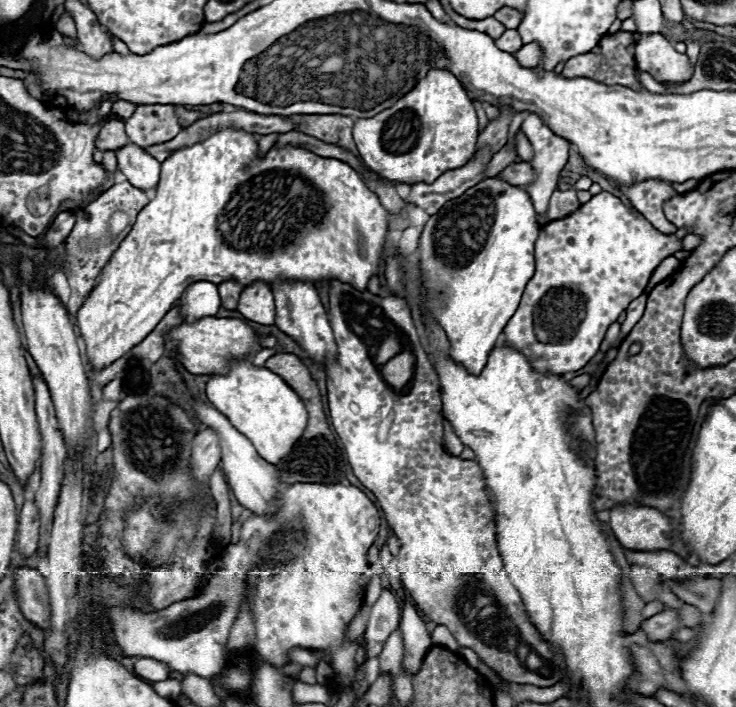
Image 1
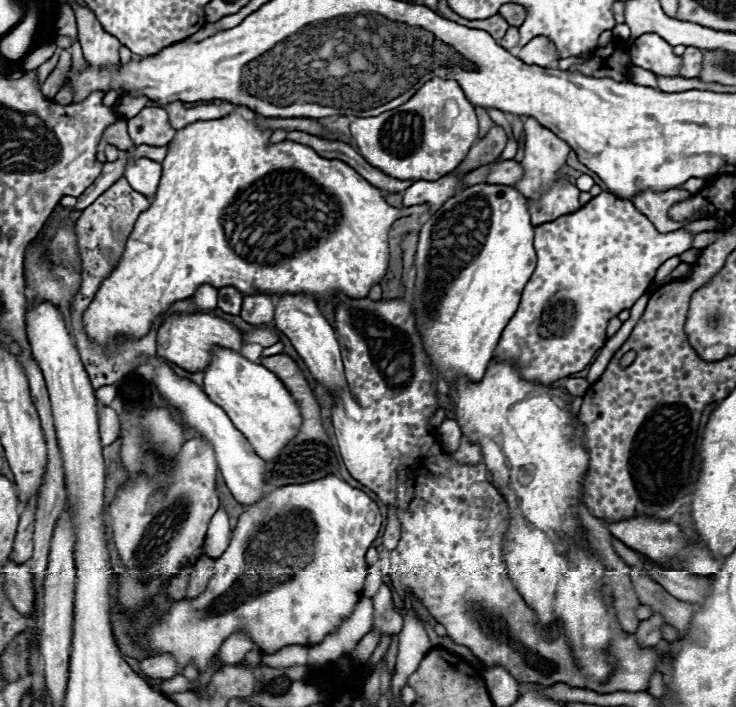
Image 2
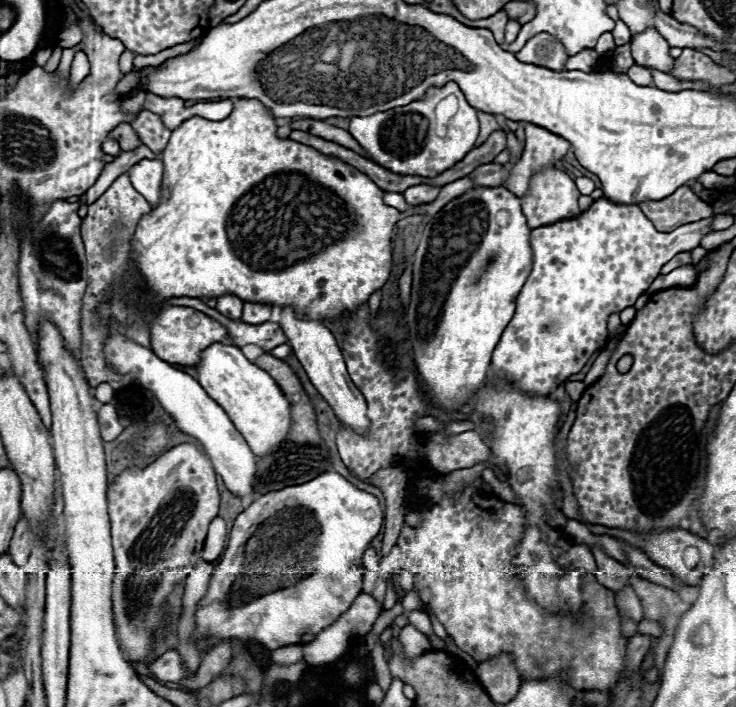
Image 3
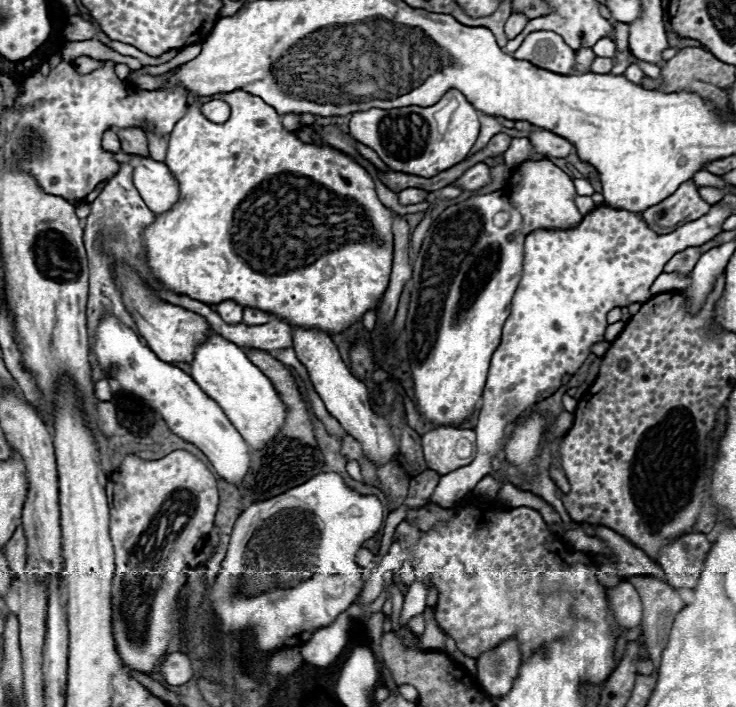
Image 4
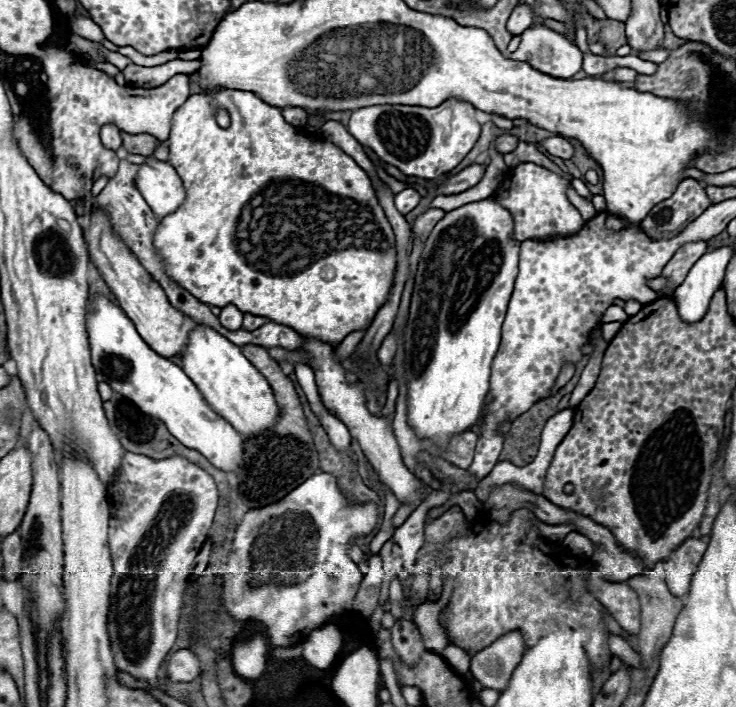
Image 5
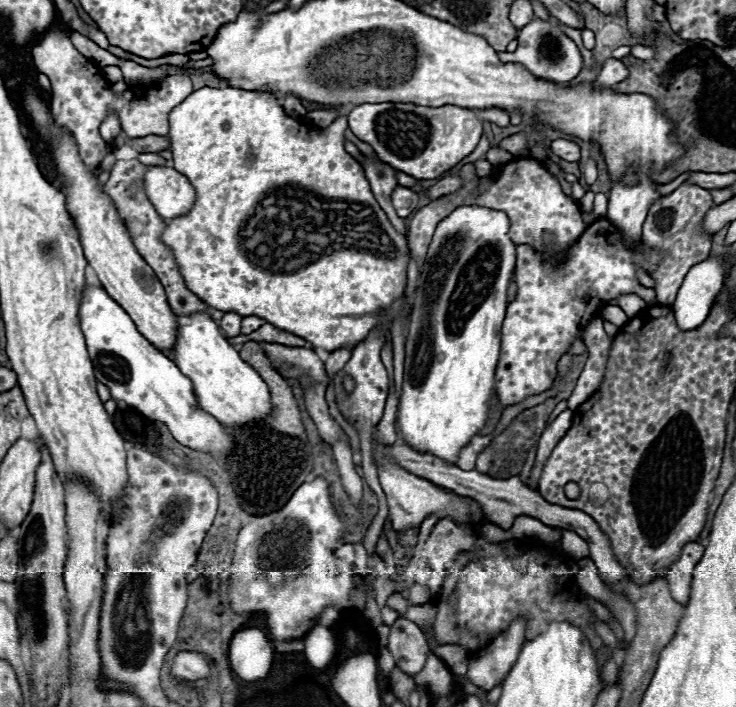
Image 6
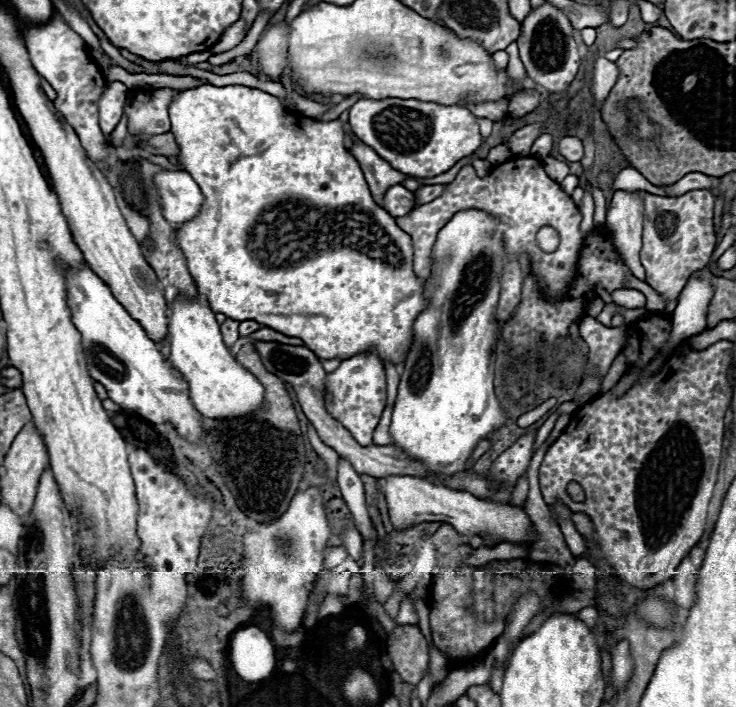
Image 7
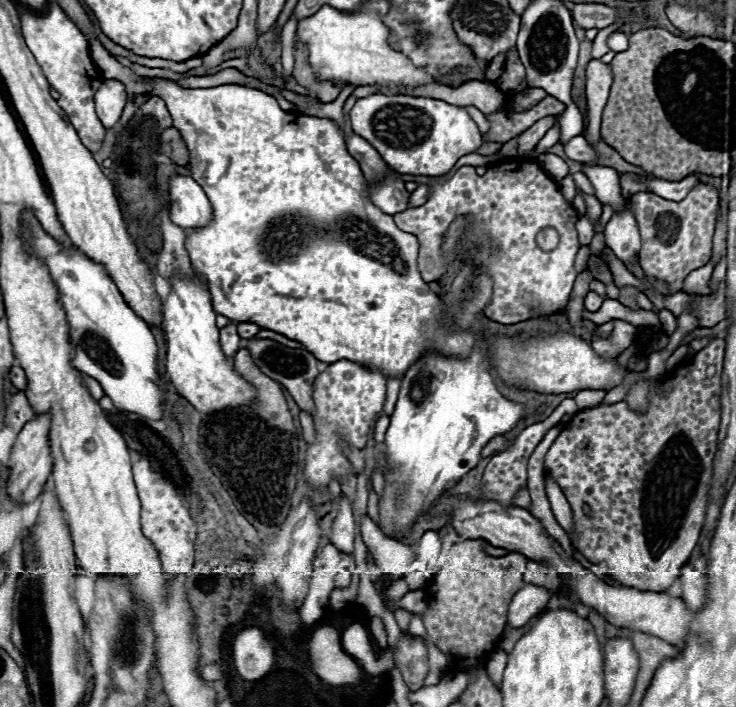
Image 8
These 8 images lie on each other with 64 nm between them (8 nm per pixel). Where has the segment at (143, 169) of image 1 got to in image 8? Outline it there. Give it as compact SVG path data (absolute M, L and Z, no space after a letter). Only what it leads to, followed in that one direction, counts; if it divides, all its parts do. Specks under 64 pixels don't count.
M190 176L170 178L170 218L182 228L204 228L212 220L212 204Z

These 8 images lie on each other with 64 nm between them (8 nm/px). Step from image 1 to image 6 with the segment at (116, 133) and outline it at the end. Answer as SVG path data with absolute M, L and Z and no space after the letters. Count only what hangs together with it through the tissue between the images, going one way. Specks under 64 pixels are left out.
M150 134L144 138L132 138L130 146L138 148L140 152L162 152L162 150L170 150L170 138Z

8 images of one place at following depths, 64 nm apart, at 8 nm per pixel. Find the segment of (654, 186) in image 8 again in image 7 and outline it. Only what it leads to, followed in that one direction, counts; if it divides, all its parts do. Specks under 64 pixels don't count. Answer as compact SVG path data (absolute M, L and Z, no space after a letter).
M690 172L682 180L678 180L676 184L662 184L660 188L666 190L666 196L676 198L676 196L682 196L690 190L700 190L700 188L712 190L716 184L718 184L718 178L714 178L714 176L704 176L700 172Z

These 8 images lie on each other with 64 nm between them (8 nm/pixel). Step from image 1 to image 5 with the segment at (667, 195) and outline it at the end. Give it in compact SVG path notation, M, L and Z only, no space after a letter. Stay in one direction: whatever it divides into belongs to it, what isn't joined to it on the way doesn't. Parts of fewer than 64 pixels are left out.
M686 178L678 184L678 188L674 190L674 194L662 202L658 202L648 216L642 222L642 230L646 232L646 236L650 238L670 238L676 236L678 232L682 232L690 222L694 222L708 206L712 206L712 200L706 196L706 190L700 182L696 182L694 178Z

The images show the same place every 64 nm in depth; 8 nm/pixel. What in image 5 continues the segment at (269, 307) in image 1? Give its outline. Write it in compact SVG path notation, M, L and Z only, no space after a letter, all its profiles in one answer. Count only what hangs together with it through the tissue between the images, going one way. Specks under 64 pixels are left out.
M244 314L244 324L242 324L242 328L244 328L244 330L248 330L248 332L252 332L252 330L260 328L262 324L266 324L266 322L268 322L268 320L266 320L266 318L262 318L262 316Z

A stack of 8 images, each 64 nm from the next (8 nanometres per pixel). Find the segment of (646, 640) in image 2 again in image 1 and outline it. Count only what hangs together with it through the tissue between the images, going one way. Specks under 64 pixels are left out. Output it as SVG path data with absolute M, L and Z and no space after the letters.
M664 610L664 612L660 612L660 614L656 614L656 616L648 618L648 620L644 620L640 628L642 628L642 632L646 634L646 638L650 642L668 640L670 634L680 628L680 618L672 610Z

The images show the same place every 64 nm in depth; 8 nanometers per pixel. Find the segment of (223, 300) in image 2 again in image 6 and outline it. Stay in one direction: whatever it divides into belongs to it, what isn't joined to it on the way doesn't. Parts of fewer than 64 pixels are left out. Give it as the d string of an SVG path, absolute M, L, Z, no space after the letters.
M226 312L224 314L224 318L220 322L220 328L222 328L222 332L224 332L224 336L228 340L230 338L236 338L240 334L240 322L242 322L242 318L236 316L236 314L232 314L232 312Z

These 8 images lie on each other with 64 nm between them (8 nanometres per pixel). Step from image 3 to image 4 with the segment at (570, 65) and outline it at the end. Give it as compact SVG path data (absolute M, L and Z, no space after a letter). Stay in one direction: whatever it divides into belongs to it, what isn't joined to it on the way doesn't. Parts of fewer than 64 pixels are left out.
M581 47L576 54L575 70L587 73L594 58L596 58L596 55L592 49Z

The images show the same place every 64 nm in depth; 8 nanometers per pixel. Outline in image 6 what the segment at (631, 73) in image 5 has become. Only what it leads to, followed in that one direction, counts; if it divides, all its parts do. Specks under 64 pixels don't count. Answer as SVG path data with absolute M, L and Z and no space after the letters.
M608 58L600 66L600 72L598 72L598 78L596 78L596 86L598 88L612 88L620 80L624 80L624 76L628 76L628 70L624 68L624 64L620 60Z

